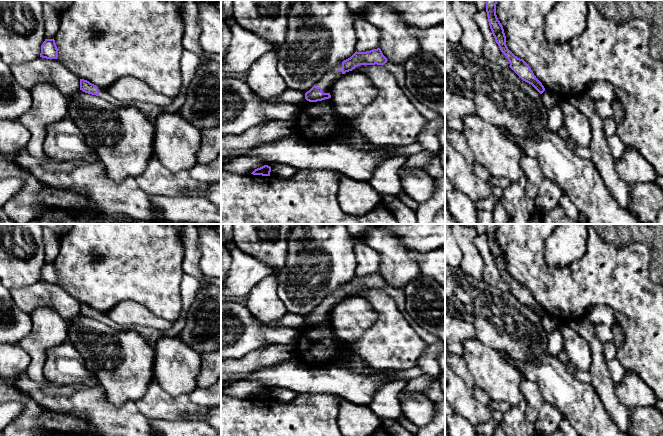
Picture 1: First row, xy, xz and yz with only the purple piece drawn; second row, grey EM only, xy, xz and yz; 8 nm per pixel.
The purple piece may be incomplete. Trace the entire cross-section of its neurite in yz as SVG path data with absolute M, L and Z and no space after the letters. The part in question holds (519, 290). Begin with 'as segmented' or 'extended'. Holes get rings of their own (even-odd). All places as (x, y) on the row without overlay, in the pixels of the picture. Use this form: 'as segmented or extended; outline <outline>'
as segmented; outline M486 224L488 246L496 267L498 268L501 276L508 283L510 287L509 291L519 300L519 302L531 308L540 318L542 318L545 315L545 312L536 302L530 290L523 283L518 282L508 273L503 250L496 239L496 228L497 224Z

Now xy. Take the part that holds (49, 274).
as segmented; outline M45 263L41 269L40 281L46 283L57 283L58 282L58 273L53 263Z

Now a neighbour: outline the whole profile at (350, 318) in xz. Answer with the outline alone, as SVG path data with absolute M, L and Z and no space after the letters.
M352 296L336 304L330 319L338 339L351 344L378 320L378 314L366 299Z

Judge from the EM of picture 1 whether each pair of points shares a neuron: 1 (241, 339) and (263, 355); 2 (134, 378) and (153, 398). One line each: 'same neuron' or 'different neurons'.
1: different neurons
2: different neurons

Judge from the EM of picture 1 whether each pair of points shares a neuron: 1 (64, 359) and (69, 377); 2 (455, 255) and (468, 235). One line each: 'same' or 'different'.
1: same
2: different

